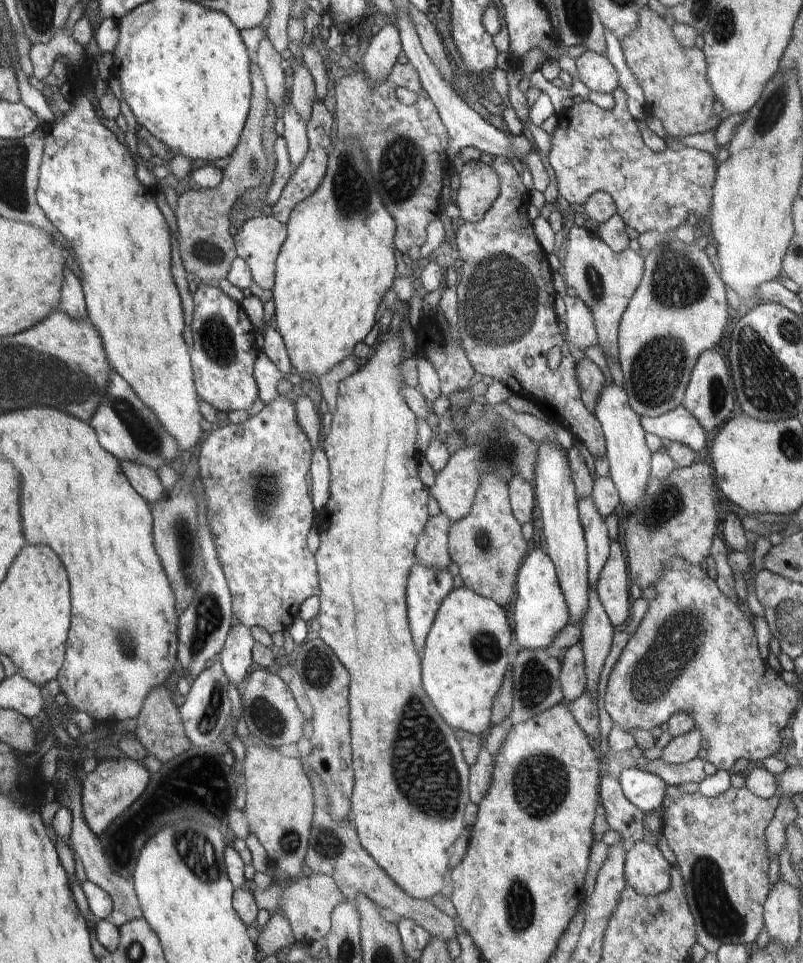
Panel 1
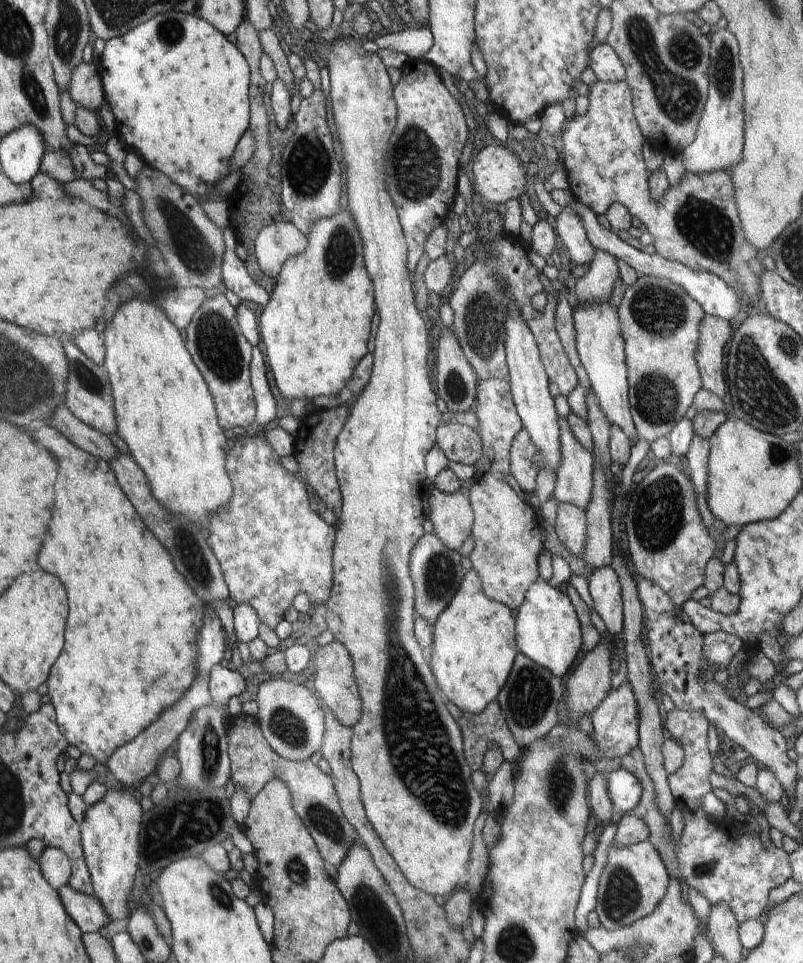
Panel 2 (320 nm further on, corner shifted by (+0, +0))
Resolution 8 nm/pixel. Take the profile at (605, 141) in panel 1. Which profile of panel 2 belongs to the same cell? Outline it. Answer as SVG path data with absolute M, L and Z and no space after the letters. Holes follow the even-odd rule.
M625 80L615 83L597 81L596 84L590 88L587 96L588 100L590 101L590 109L588 114L582 117L574 116L574 118L567 119L564 124L564 128L562 128L562 132L560 132L557 144L564 155L564 166L567 171L568 186L574 198L580 201L583 205L586 205L590 210L593 210L597 215L604 214L611 204L623 204L630 211L632 216L636 216L636 218L641 220L641 223L644 224L644 226L647 226L650 234L652 234L654 237L654 243L652 245L654 252L657 252L660 256L663 256L668 260L682 263L684 266L687 266L692 270L714 273L728 286L732 287L733 292L740 300L742 300L743 306L748 305L751 308L756 303L761 304L761 284L759 283L760 278L752 271L752 269L750 269L750 260L752 260L752 258L762 258L763 253L761 253L755 246L752 246L752 243L748 242L748 239L745 237L743 226L741 225L741 220L739 219L739 212L735 201L735 186L733 185L731 176L726 174L726 171L712 171L711 173L704 174L692 174L685 172L685 175L683 176L683 179L680 181L679 185L670 185L669 189L664 195L664 198L661 201L655 201L649 194L648 172L646 171L644 157L642 156L642 144L644 144L645 138L641 133L640 127L638 126L638 123L635 119L632 91L630 90L628 83Z

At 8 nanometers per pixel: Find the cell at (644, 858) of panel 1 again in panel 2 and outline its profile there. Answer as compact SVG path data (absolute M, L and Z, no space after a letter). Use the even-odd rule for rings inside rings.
M616 841L607 848L607 861L602 869L597 886L596 914L601 926L610 932L632 926L641 918L652 914L667 893L669 874L656 846L648 841L631 845L617 845Z

